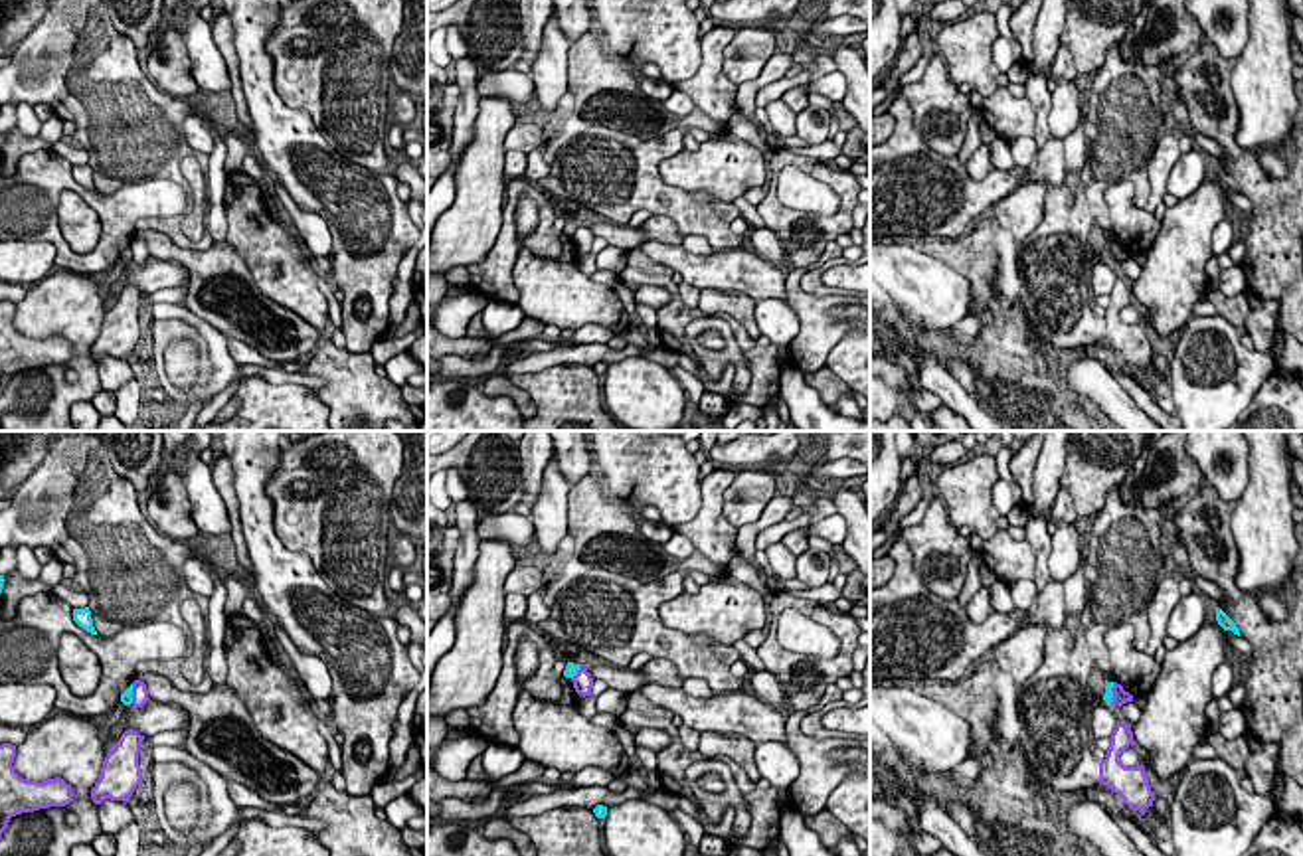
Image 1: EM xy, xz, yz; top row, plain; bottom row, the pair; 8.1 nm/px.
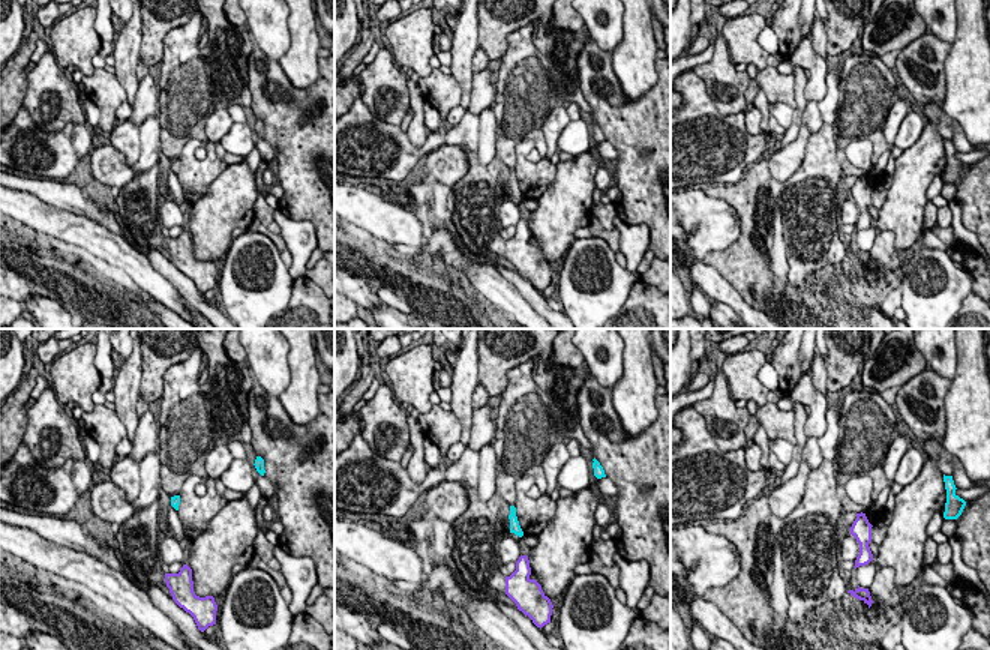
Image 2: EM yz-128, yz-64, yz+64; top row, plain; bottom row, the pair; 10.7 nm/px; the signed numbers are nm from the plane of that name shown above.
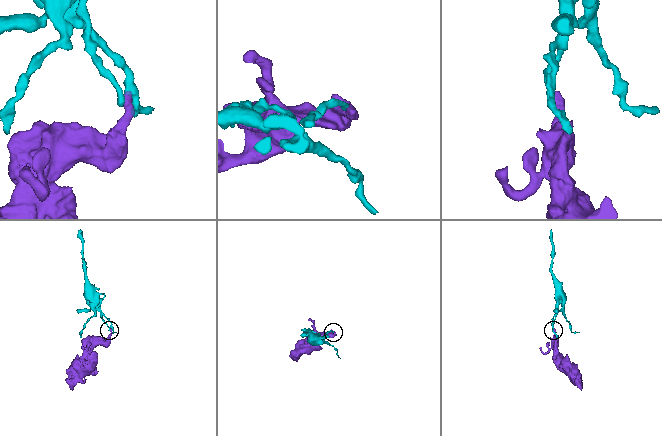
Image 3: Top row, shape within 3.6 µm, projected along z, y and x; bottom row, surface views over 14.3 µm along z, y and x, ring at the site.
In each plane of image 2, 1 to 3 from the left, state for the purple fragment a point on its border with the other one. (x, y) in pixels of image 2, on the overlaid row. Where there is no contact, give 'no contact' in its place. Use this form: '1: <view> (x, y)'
1: no contact
2: no contact
3: no contact

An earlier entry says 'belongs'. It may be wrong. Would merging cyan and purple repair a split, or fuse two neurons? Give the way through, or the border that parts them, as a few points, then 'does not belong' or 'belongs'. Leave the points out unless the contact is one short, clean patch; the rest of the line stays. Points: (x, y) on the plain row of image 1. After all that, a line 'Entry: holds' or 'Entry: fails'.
border along yz (1114, 240), (1110, 259); does not belong
Entry: fails

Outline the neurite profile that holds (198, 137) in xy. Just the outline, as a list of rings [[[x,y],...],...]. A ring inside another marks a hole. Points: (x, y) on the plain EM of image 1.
[[[192,115],[184,121],[182,125],[184,128],[184,138],[186,142],[198,150],[198,152],[204,152],[204,154],[212,154],[214,152],[214,136],[212,132],[208,130],[204,119],[200,115]]]

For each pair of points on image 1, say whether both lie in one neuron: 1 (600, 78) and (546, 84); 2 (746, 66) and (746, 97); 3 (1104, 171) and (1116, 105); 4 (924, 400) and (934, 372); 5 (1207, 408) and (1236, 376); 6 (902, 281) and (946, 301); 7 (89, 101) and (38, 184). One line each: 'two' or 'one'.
1: two
2: two
3: one
4: two
5: one
6: one
7: two

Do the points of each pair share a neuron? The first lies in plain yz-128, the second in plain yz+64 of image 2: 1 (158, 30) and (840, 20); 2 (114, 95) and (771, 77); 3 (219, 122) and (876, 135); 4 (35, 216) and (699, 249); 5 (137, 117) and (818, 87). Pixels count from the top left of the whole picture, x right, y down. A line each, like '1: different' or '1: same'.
1: same
2: same
3: different
4: same
5: same

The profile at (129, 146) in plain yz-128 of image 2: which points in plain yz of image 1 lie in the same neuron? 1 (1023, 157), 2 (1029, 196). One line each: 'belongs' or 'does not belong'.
1: does not belong
2: does not belong

